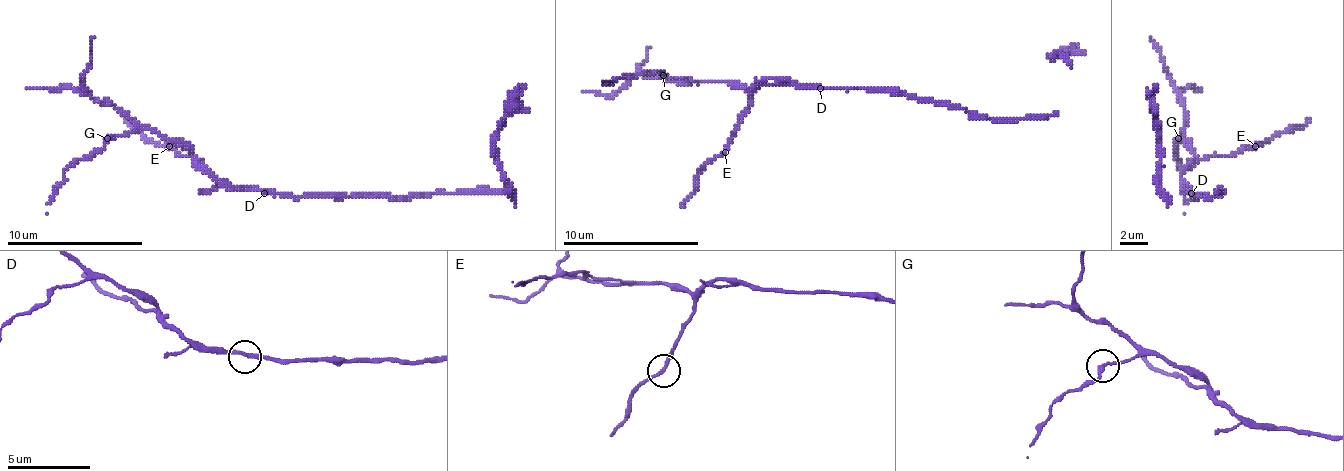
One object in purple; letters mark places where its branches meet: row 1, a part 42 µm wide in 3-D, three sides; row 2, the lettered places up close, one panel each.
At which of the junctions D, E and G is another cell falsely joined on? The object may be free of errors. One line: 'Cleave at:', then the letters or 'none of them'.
Cleave at: none of them

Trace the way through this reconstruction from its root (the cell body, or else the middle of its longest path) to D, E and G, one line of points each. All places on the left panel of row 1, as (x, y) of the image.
D: (328, 197), (264, 193)
E: (328, 197), (281, 197), (261, 190), (237, 190), (230, 183), (223, 183), (193, 156), (182, 156), (169, 146)
G: (328, 197), (281, 197), (261, 190), (223, 186), (186, 149), (149, 129), (135, 129), (108, 139)

